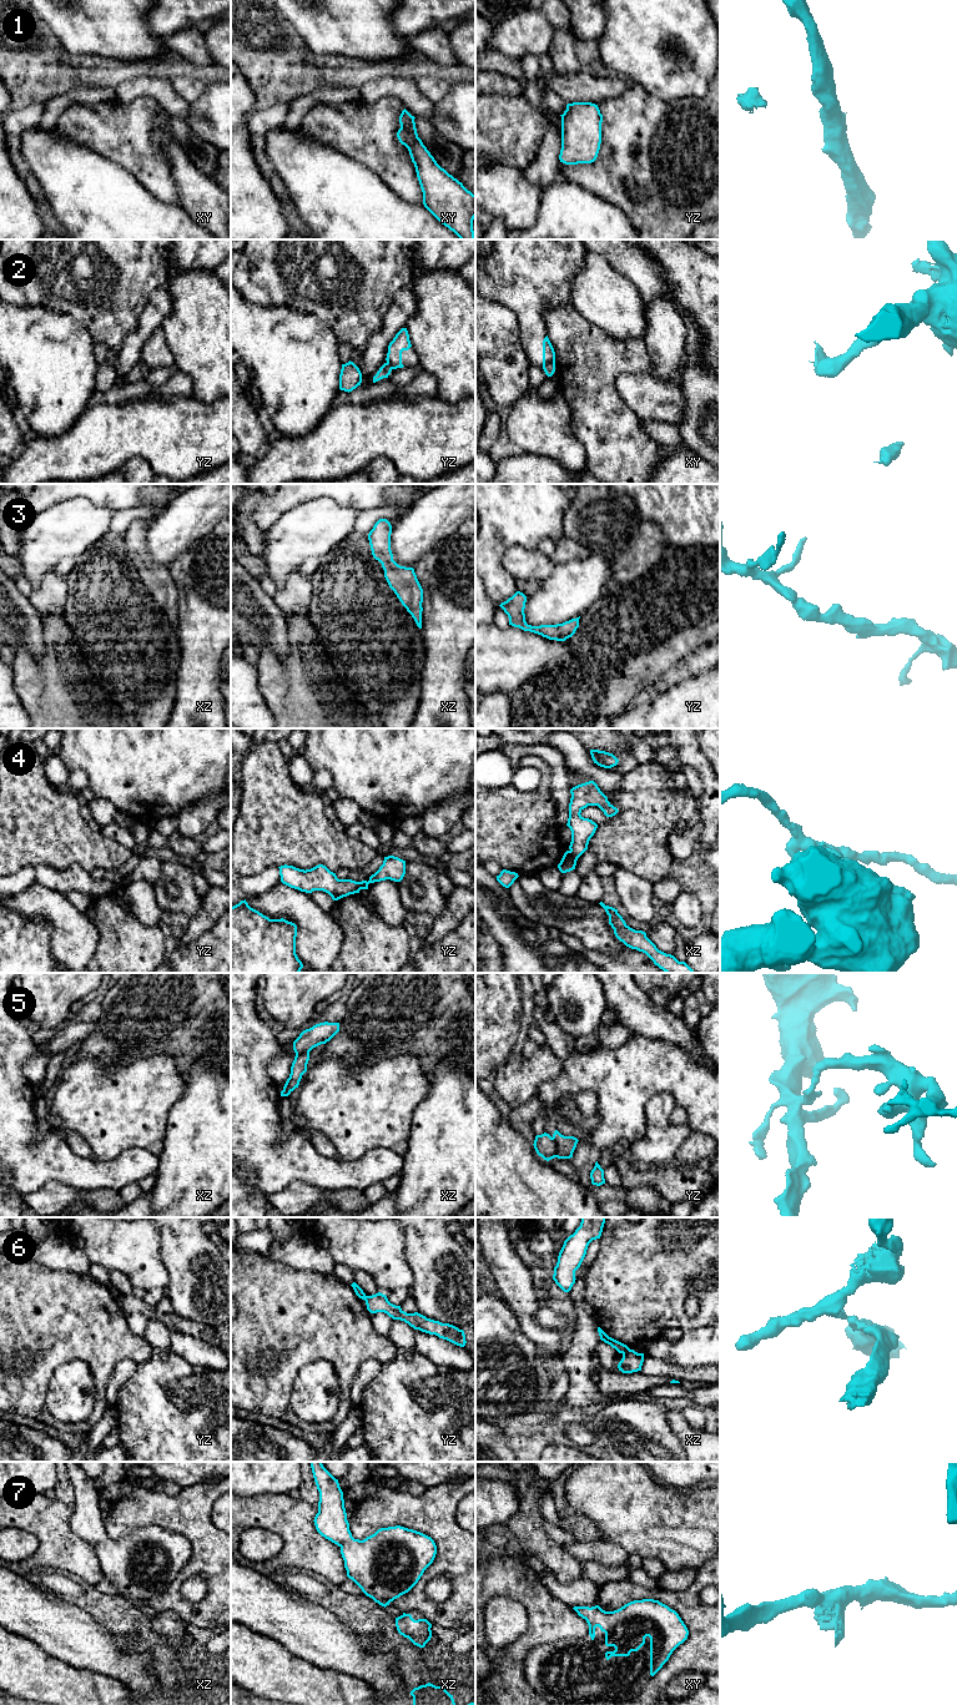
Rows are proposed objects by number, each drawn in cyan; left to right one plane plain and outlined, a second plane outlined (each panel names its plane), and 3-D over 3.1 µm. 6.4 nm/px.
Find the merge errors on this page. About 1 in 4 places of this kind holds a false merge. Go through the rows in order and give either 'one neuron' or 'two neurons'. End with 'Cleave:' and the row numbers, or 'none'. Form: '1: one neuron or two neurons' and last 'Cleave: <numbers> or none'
1: two neurons
2: two neurons
3: one neuron
4: two neurons
5: two neurons
6: two neurons
7: one neuron
Cleave: 1, 2, 4, 5, 6

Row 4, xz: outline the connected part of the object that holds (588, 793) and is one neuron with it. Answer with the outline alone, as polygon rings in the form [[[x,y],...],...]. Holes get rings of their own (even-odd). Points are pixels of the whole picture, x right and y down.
[[[594,781],[578,785],[570,790],[569,818],[566,826],[571,831],[570,854],[579,858],[586,849],[598,824],[580,813],[588,806],[598,806],[606,817],[615,816],[619,811],[600,791]]]

